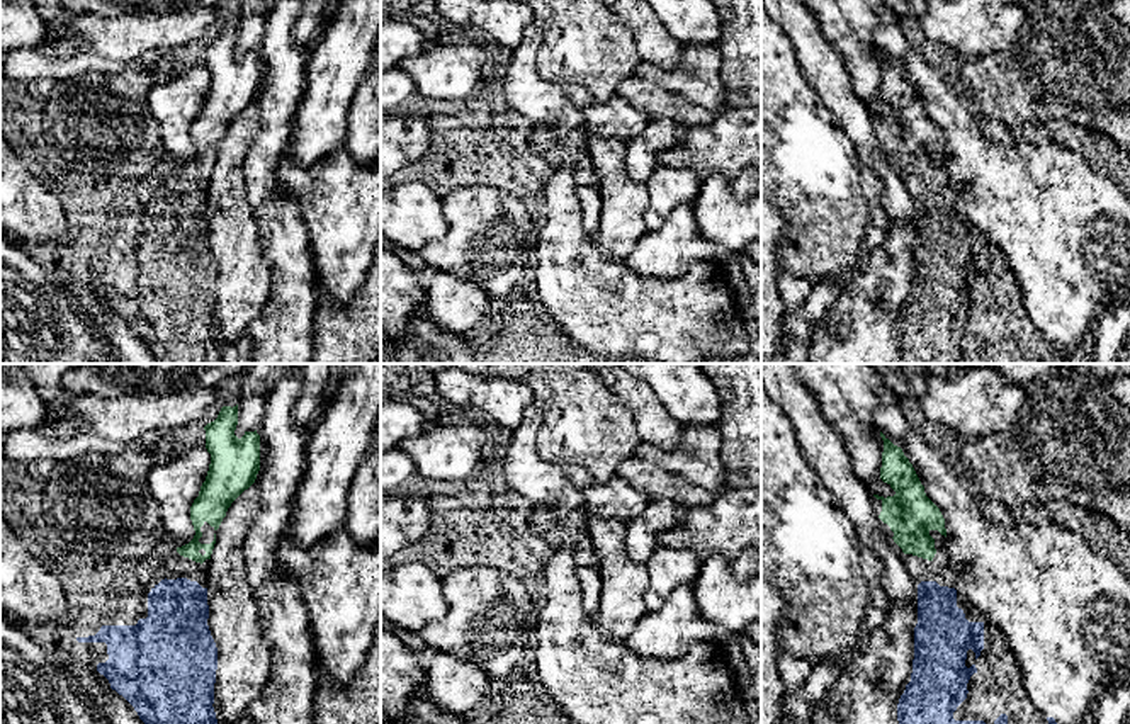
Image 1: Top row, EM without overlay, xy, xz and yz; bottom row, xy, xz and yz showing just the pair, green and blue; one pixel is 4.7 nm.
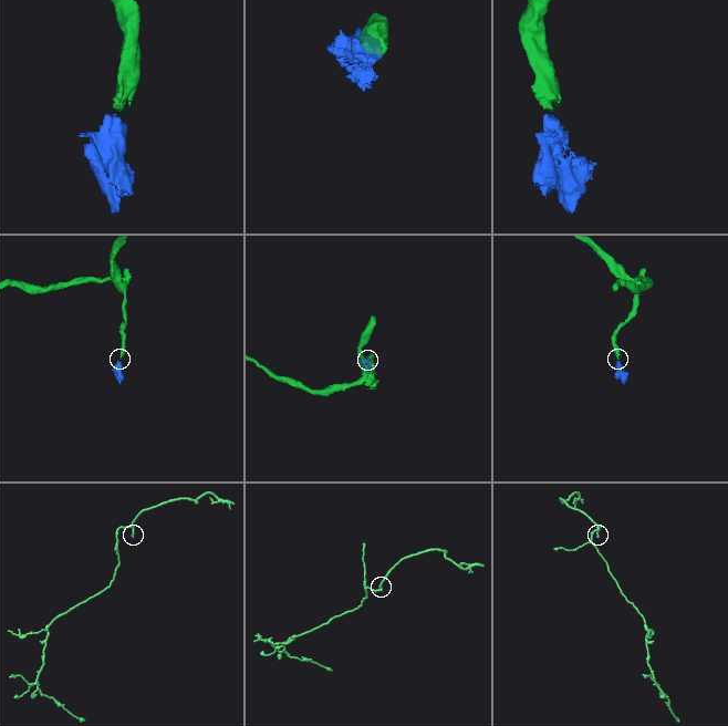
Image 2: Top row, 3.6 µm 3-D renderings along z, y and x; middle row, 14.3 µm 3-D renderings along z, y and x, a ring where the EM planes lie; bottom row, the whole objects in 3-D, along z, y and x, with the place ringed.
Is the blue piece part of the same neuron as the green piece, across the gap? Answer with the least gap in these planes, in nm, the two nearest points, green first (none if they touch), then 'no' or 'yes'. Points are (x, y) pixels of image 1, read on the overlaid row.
90 nm | xy (201, 563), (196, 582) | yes

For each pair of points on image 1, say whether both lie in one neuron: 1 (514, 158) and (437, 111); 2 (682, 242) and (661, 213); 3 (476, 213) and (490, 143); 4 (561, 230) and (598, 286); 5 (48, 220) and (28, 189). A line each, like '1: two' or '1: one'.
1: two
2: two
3: one
4: one
5: one

